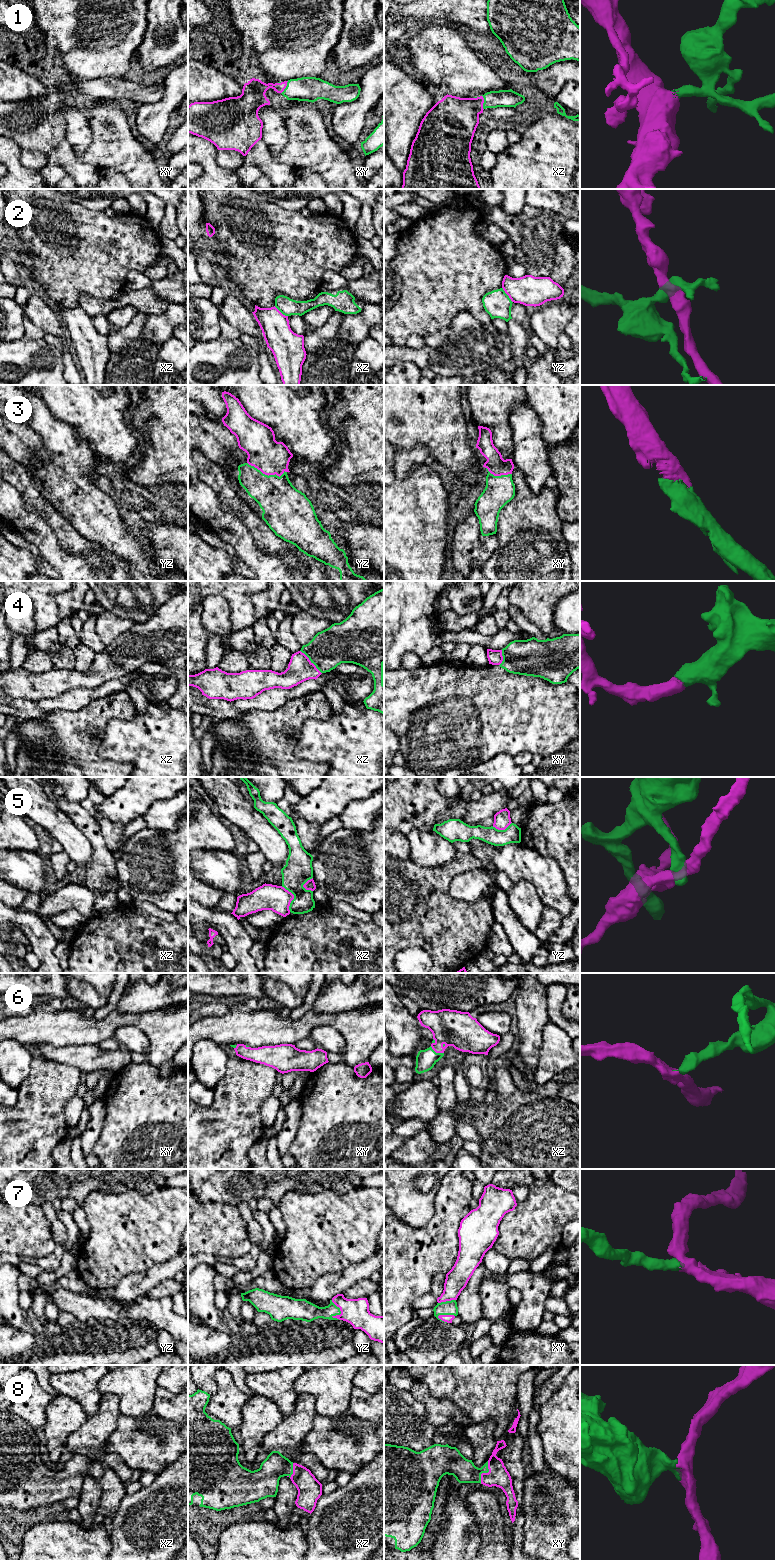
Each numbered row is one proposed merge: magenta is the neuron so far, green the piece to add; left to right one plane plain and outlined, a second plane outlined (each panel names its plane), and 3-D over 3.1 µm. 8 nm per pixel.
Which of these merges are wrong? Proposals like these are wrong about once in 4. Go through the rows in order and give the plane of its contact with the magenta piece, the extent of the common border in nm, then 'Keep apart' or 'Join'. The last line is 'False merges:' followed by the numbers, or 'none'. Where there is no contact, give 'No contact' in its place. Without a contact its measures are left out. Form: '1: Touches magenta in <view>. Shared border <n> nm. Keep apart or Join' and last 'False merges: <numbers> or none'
1: Touches magenta in xz. Shared border 120 nm. Join
2: Touches magenta in yz. Shared border 150 nm. Keep apart
3: Touches magenta in yz. Shared border 340 nm. Join
4: Touches magenta in xz. Shared border 260 nm. Join
5: Touches magenta in xz. Shared border 220 nm. Keep apart
6: Touches magenta in xz. Shared border 130 nm. Join
7: Touches magenta in yz. Shared border 170 nm. Join
8: Touches magenta in xy. Shared border 200 nm. Join
False merges: 2, 5

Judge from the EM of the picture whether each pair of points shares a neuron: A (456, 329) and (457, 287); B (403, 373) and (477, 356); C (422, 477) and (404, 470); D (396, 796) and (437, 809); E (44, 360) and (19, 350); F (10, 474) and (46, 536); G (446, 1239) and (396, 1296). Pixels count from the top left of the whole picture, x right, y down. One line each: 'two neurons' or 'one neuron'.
A: two neurons
B: two neurons
C: two neurons
D: one neuron
E: one neuron
F: two neurons
G: one neuron

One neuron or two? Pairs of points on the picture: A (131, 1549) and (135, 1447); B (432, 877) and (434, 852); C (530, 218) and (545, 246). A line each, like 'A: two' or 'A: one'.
A: two
B: two
C: one

